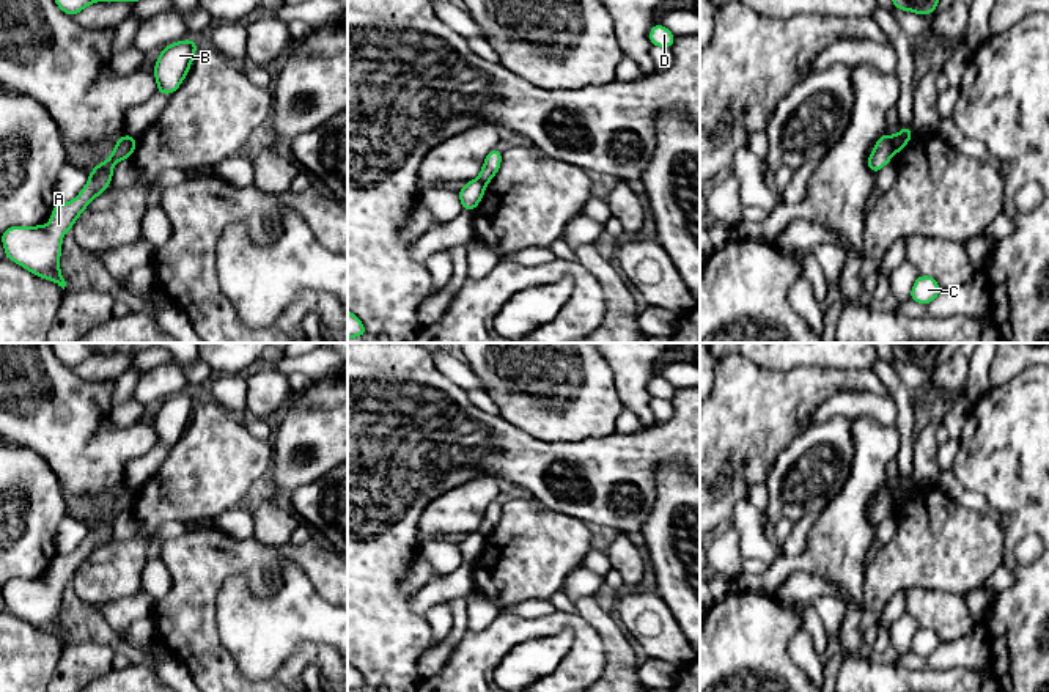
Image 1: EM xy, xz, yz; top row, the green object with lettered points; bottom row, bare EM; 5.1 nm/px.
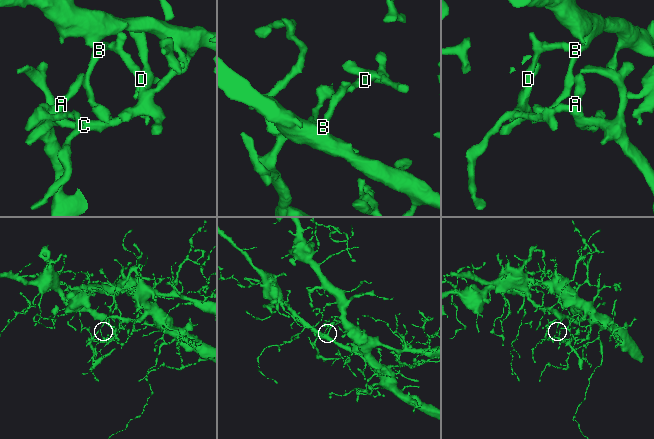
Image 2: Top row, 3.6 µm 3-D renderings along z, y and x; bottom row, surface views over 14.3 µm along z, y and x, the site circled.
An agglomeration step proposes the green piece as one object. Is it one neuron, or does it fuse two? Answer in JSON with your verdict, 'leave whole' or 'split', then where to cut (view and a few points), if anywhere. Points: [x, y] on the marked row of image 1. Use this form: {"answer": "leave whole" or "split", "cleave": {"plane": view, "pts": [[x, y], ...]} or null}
{"answer": "split", "cleave": {"plane": "yz", "pts": [[889, 137], [894, 153]]}}

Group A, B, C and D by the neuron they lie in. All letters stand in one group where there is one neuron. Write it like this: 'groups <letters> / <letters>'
groups A C / B D

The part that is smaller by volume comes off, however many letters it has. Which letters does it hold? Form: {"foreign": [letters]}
{"foreign": ["A", "C"]}

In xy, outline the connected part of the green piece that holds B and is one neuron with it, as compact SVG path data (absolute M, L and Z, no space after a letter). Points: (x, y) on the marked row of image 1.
M184 39L165 46L160 50L160 55L153 69L157 80L156 93L171 94L179 88L190 69L197 47L197 41Z

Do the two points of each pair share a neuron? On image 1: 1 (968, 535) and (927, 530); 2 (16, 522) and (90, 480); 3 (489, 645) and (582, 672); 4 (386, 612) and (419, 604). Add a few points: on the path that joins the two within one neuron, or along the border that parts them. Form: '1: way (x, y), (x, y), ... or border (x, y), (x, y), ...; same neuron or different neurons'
1: way (958, 535), (936, 535); same neuron
2: border (46, 461), (66, 496); different neurons
3: way (522, 629), (571, 622), (582, 633), (582, 639); same neuron
4: border (412, 595), (409, 607), (423, 617); different neurons

